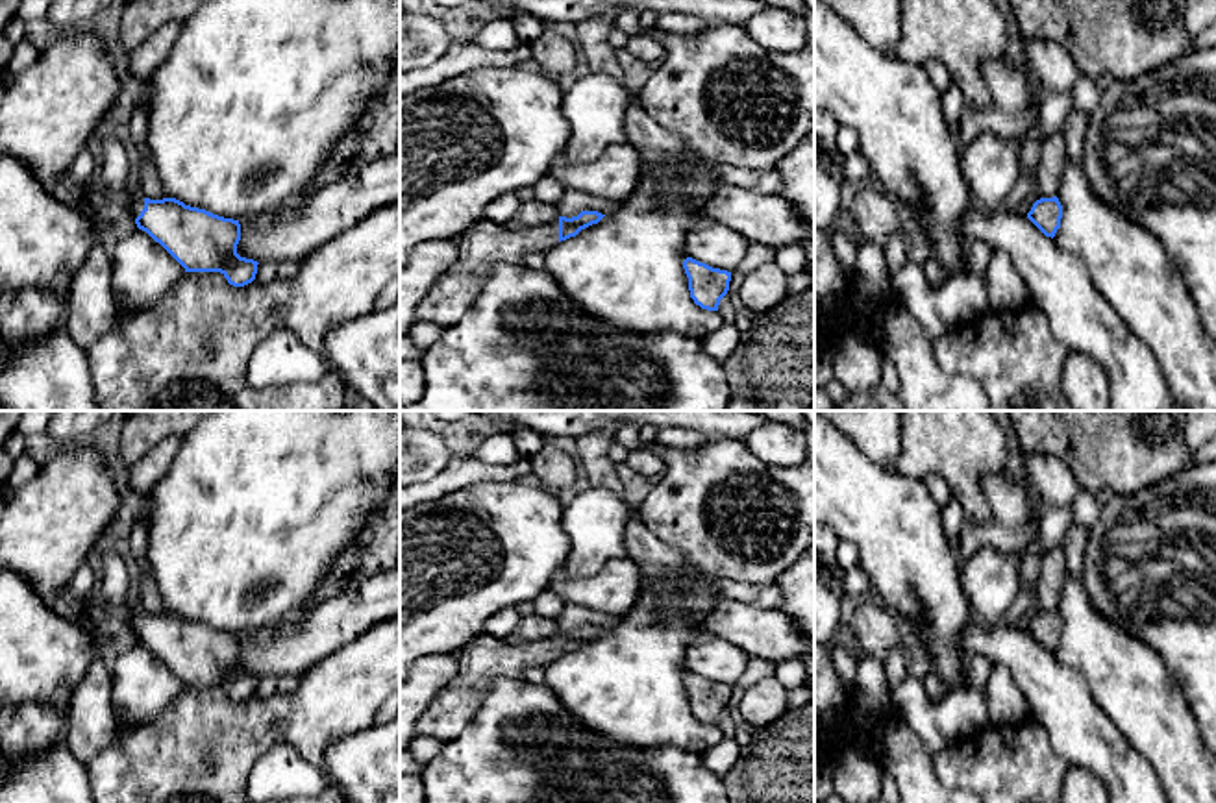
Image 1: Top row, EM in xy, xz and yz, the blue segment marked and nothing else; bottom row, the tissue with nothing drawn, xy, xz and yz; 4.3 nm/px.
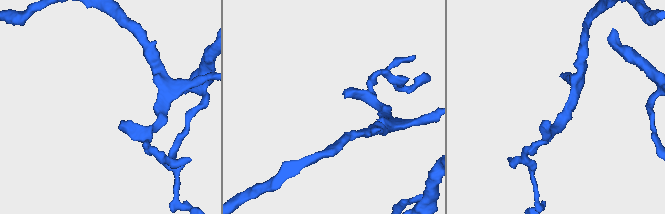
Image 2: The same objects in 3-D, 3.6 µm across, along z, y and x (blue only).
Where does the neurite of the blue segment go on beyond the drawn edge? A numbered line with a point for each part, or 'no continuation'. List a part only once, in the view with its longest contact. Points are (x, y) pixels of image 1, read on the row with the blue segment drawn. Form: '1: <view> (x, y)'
1: xz (483, 245)

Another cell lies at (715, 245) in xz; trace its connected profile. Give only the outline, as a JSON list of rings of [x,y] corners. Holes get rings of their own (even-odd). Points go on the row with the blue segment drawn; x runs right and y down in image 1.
[[[705,222],[683,241],[687,257],[727,272],[738,268],[748,246],[746,237],[718,222]]]

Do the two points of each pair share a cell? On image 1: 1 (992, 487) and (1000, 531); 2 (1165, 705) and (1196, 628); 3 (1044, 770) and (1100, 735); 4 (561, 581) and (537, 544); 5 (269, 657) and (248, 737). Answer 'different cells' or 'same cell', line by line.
1: same cell
2: different cells
3: different cells
4: different cells
5: different cells

